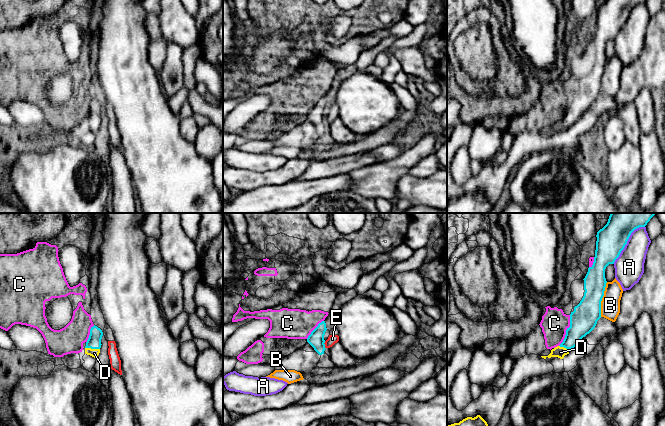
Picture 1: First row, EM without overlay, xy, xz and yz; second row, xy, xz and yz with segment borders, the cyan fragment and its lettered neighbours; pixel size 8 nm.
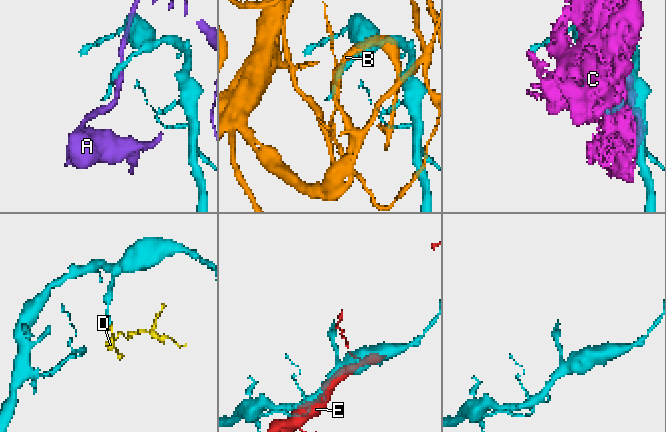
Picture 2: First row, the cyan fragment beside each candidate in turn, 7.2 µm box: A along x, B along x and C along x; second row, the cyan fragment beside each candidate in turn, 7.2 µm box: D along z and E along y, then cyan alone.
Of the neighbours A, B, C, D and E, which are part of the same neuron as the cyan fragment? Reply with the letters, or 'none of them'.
D

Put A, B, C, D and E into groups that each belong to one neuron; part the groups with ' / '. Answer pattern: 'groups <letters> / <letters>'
groups A / B / C / D / E

